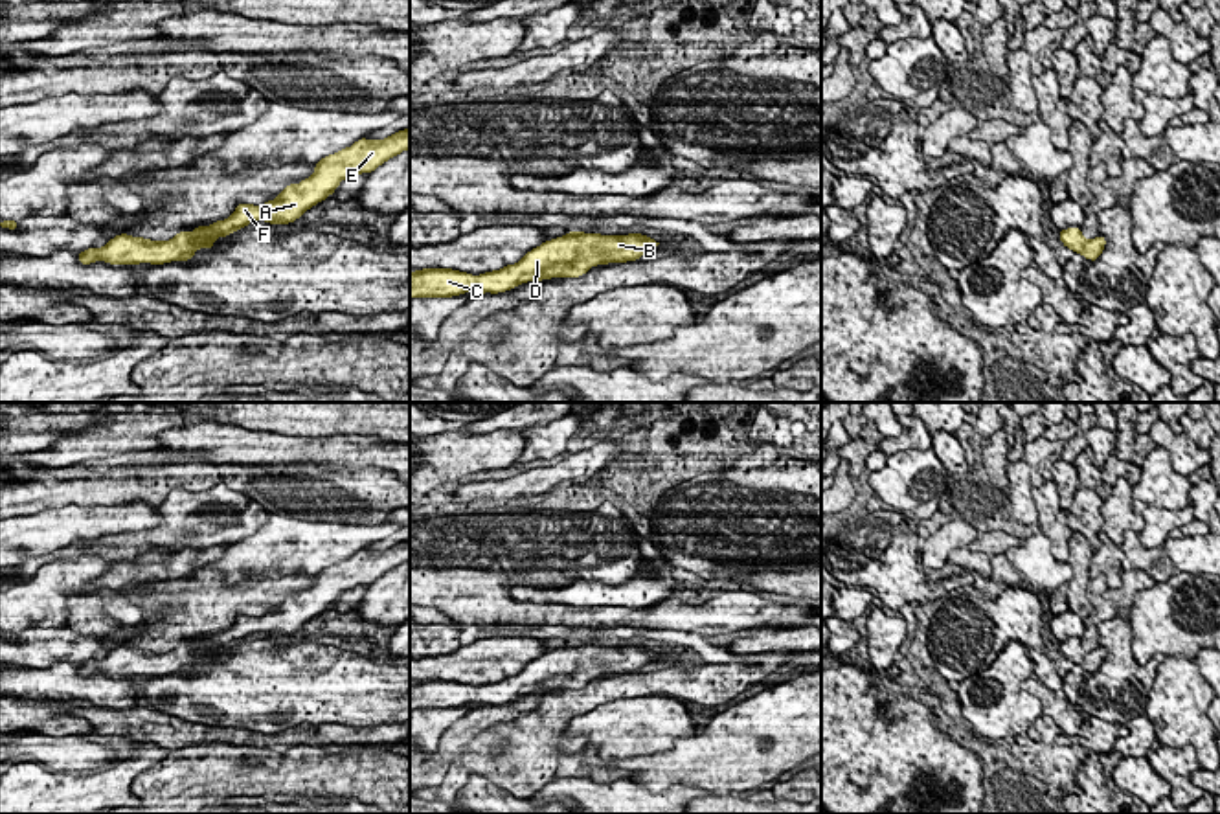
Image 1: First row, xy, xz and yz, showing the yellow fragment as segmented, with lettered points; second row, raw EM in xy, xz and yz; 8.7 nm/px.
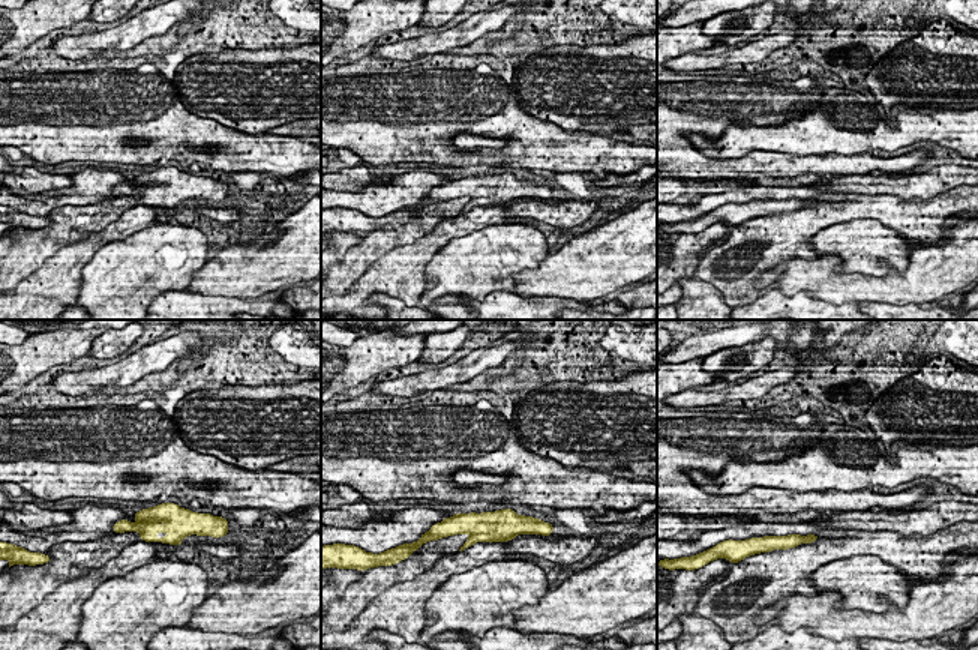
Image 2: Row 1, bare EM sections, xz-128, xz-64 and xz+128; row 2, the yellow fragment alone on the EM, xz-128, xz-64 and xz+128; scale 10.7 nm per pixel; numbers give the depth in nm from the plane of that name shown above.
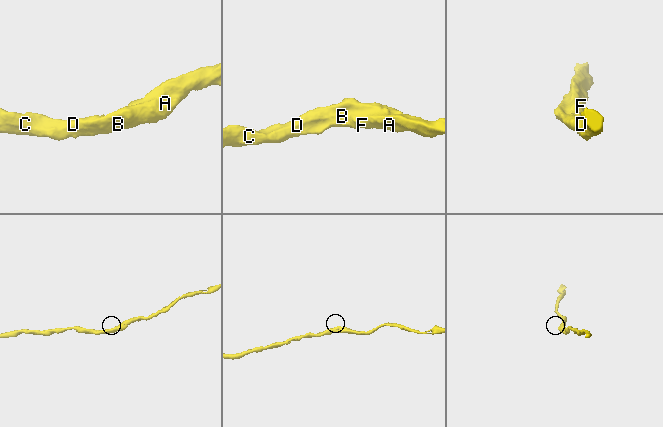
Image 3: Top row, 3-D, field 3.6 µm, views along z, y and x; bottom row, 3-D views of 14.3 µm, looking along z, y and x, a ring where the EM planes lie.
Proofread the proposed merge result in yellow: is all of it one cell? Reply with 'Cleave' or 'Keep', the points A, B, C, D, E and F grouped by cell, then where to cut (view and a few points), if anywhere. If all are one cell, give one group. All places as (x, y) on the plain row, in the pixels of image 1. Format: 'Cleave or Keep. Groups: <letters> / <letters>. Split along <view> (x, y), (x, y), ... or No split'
Keep. Groups: A B C D E F. No split

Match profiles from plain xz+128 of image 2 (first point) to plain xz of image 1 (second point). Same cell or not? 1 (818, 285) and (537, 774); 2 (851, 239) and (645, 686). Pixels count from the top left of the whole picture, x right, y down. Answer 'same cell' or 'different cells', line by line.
1: different cells
2: different cells

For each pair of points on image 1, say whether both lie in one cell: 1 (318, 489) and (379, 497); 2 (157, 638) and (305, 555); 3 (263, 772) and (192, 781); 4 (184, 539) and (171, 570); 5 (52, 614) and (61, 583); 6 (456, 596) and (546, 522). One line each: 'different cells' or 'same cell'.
1: same cell
2: different cells
3: same cell
4: different cells
5: same cell
6: same cell

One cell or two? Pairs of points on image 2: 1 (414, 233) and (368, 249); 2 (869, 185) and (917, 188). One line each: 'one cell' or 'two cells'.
1: one cell
2: one cell

